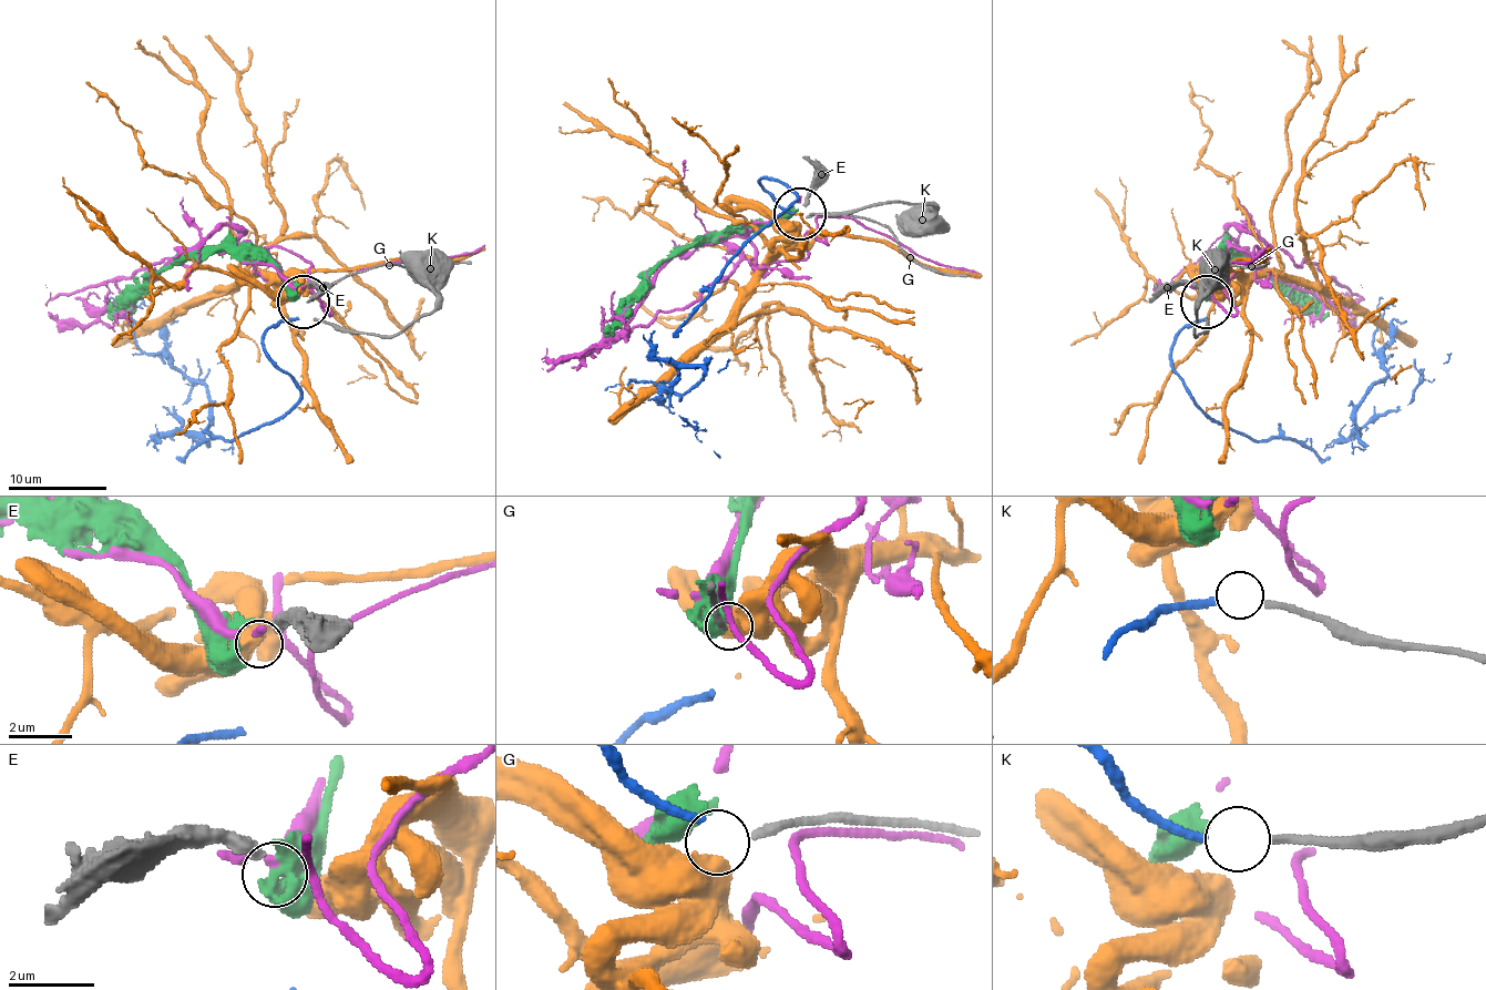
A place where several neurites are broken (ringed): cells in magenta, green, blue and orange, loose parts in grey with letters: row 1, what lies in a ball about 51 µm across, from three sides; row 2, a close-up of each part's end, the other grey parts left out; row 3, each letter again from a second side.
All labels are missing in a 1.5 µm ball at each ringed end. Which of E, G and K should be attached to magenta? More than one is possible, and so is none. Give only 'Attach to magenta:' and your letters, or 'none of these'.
Attach to magenta: none of these

